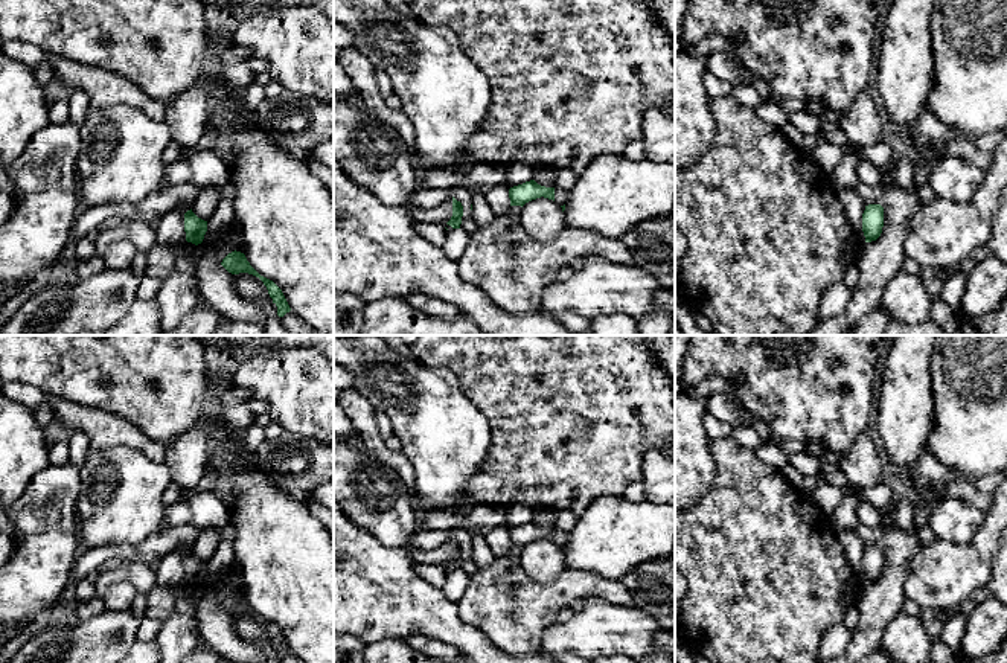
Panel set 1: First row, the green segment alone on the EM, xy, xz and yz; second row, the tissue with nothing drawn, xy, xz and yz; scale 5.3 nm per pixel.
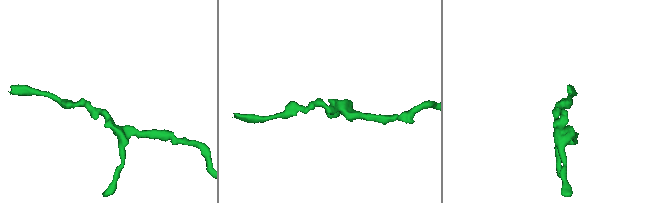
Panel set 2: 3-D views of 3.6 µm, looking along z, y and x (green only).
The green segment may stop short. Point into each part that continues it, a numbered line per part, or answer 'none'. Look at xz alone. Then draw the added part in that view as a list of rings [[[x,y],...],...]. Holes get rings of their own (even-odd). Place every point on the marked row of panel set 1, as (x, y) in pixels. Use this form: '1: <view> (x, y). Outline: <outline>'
none

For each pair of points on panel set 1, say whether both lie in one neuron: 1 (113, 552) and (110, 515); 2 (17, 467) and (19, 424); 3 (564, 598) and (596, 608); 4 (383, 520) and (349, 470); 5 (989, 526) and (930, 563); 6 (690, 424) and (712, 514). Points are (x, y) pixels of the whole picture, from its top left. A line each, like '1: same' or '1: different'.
1: different
2: same
3: different
4: same
5: same
6: different

